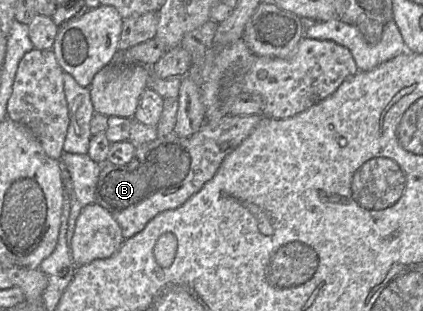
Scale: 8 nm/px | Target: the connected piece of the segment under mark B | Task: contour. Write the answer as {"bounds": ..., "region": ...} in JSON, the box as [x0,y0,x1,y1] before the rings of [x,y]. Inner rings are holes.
{"bounds":[95,114,263,239],"region":[[[260,114],[225,115],[219,120],[205,120],[199,131],[190,137],[179,137],[175,132],[171,132],[136,147],[132,160],[127,164],[116,165],[108,161],[99,163],[100,172],[95,189],[95,203],[111,214],[120,226],[124,239],[136,235],[157,214],[178,208],[211,180],[224,158],[251,134],[263,117]]]}

